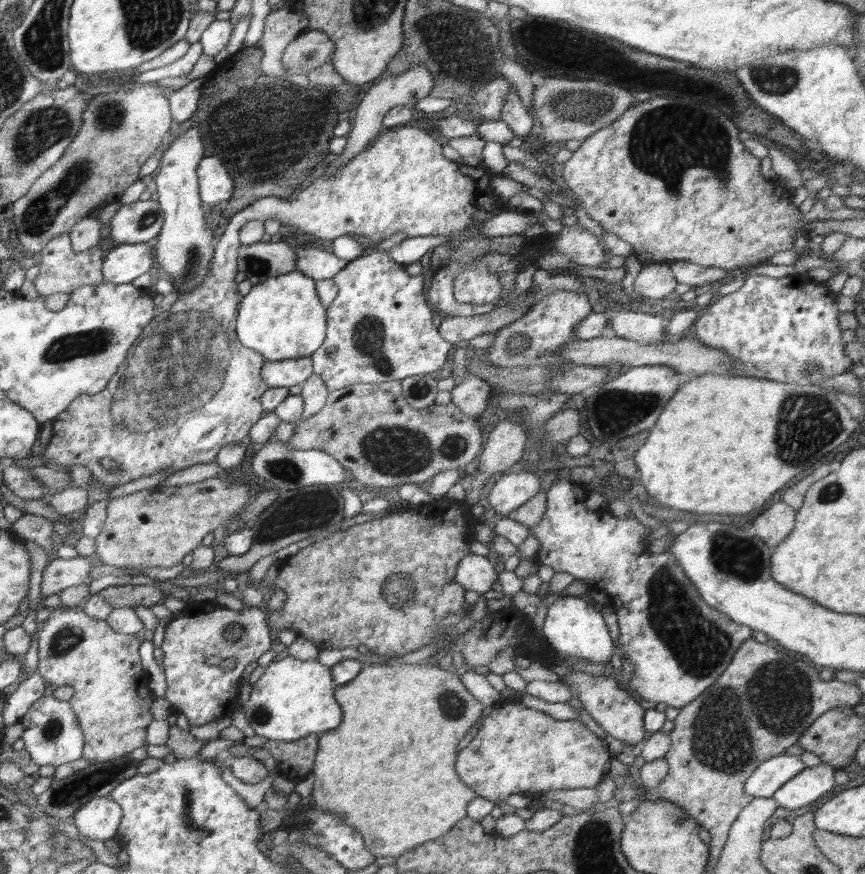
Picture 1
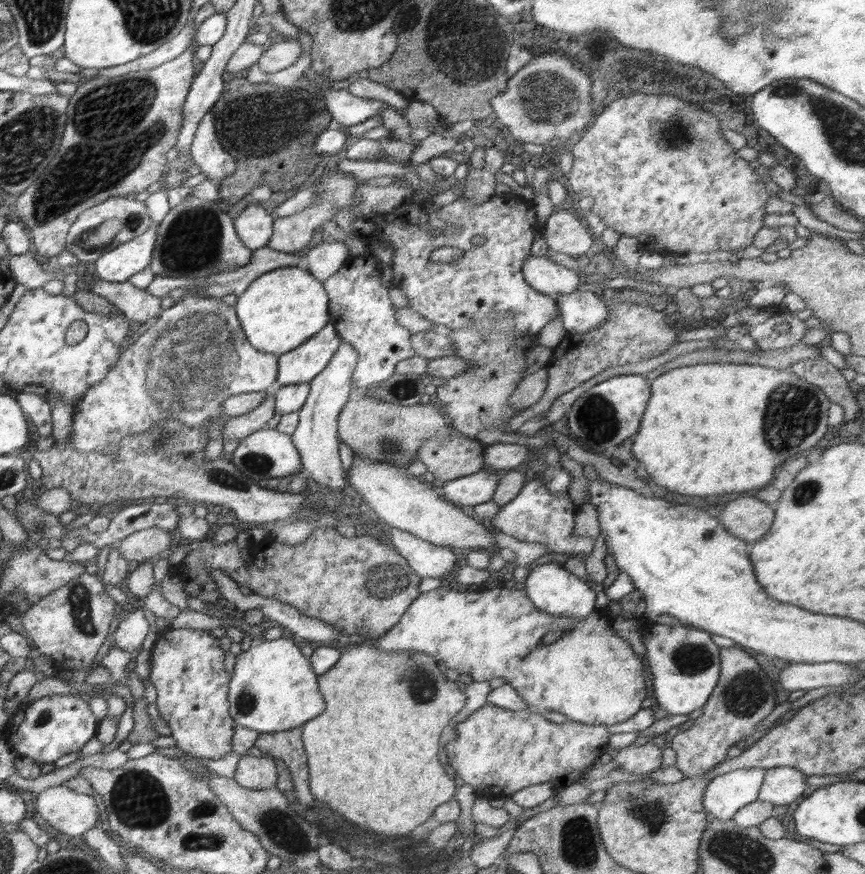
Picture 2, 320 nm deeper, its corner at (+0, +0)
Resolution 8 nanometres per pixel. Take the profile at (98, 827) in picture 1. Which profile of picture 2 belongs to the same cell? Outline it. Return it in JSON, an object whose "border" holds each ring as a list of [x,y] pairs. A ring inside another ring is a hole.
{"border":[[[65,785],[56,786],[34,796],[37,816],[65,837],[83,835],[98,820],[99,813],[95,800],[86,794],[78,794]]]}

